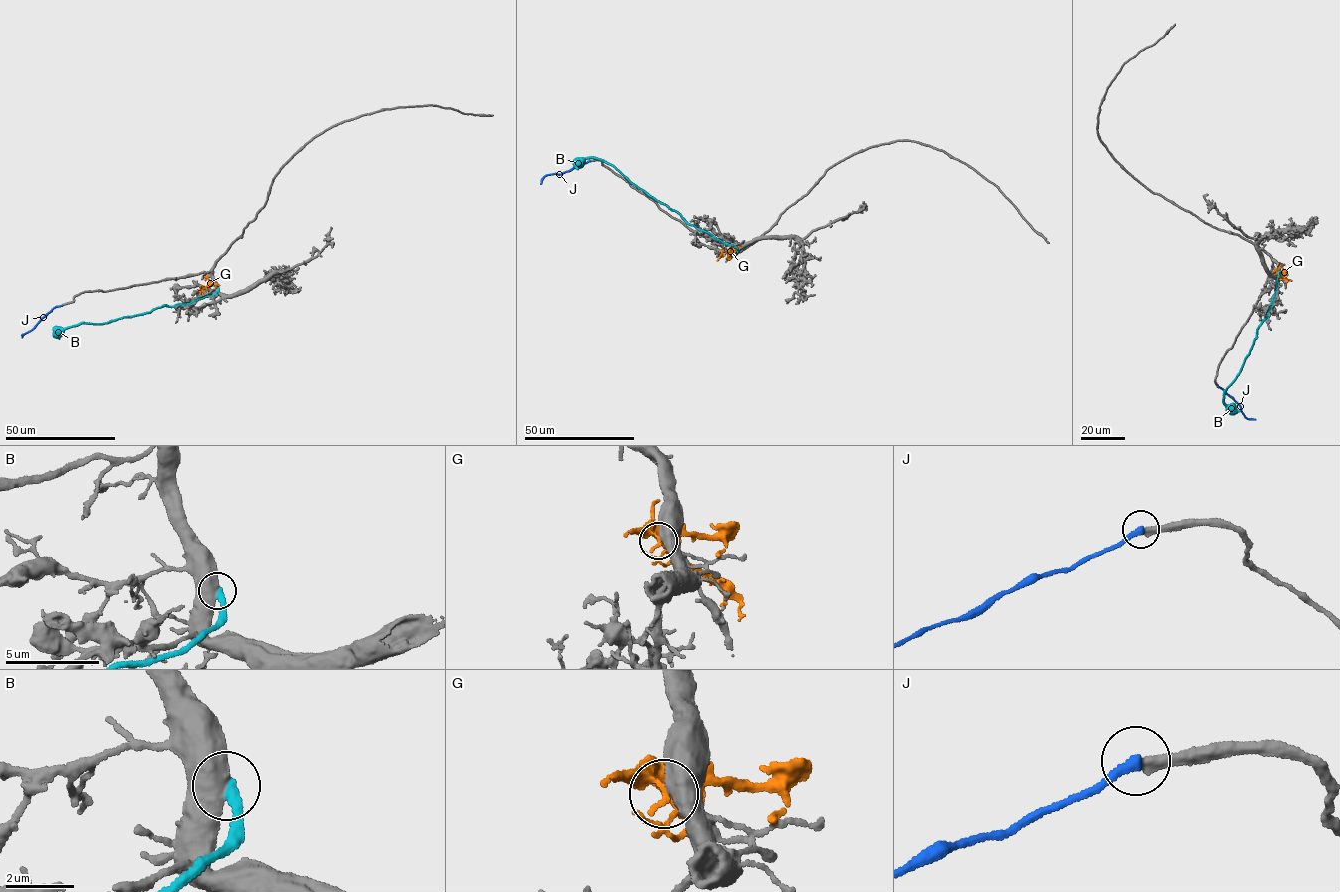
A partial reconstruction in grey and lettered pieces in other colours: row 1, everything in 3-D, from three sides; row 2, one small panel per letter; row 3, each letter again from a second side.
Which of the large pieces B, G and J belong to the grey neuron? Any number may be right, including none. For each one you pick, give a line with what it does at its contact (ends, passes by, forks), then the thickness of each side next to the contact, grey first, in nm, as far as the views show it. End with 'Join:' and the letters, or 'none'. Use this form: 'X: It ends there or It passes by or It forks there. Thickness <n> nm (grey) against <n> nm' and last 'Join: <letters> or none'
Join: none

